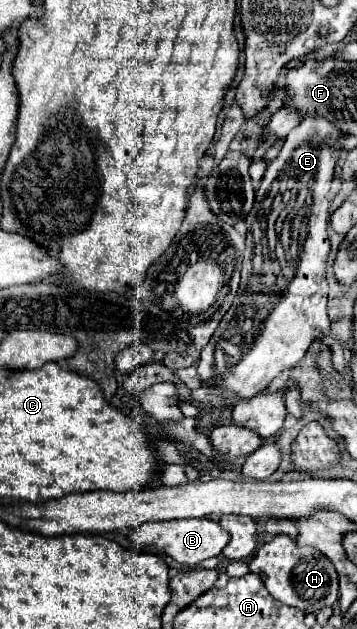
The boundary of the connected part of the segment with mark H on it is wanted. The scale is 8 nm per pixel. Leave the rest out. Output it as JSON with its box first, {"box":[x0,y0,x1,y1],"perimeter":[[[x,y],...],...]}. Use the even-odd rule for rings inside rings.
{"box":[248,535,338,613],"perimeter":[[[276,535],[264,543],[256,555],[250,559],[248,567],[252,573],[258,573],[272,597],[284,605],[302,609],[304,613],[318,613],[322,607],[332,607],[338,601],[338,575],[334,565],[314,551],[300,549],[288,535]]]}

